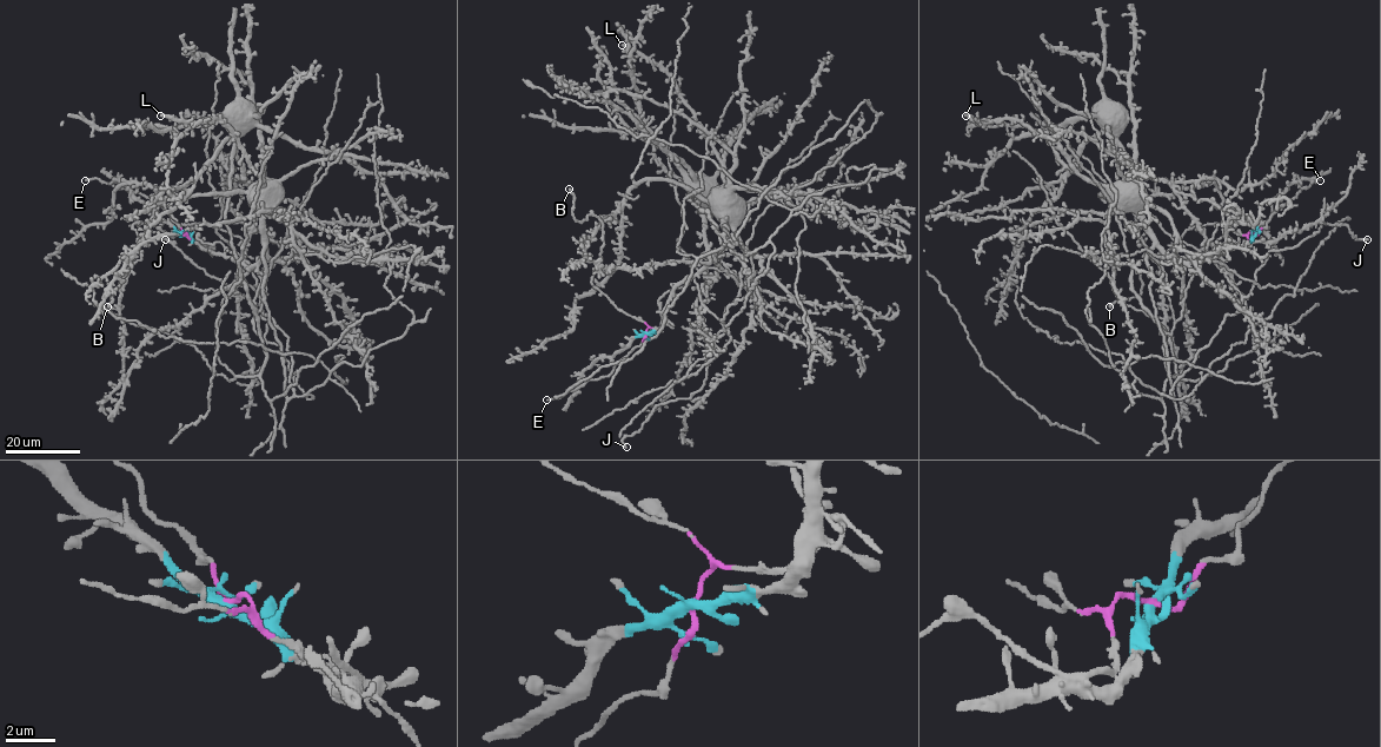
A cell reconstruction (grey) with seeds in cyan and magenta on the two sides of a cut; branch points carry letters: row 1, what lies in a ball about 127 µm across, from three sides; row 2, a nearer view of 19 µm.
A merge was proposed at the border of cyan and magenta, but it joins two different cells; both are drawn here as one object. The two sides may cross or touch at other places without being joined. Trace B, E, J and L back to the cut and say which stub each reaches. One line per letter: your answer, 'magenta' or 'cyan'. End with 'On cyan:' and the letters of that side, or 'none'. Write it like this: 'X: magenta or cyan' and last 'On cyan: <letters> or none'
B: magenta
E: magenta
J: cyan
L: cyan
On cyan: J, L

